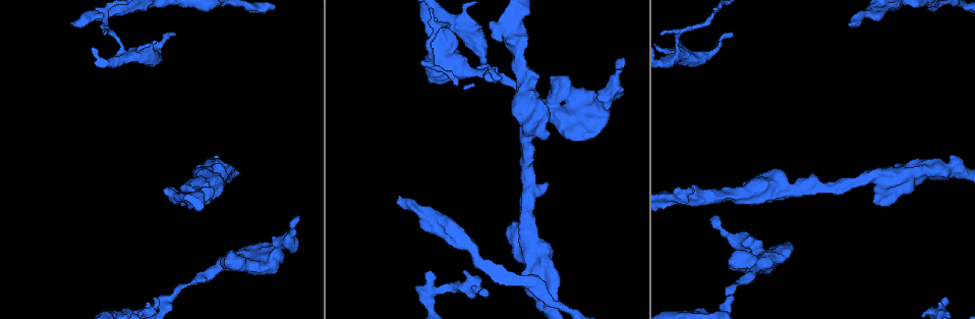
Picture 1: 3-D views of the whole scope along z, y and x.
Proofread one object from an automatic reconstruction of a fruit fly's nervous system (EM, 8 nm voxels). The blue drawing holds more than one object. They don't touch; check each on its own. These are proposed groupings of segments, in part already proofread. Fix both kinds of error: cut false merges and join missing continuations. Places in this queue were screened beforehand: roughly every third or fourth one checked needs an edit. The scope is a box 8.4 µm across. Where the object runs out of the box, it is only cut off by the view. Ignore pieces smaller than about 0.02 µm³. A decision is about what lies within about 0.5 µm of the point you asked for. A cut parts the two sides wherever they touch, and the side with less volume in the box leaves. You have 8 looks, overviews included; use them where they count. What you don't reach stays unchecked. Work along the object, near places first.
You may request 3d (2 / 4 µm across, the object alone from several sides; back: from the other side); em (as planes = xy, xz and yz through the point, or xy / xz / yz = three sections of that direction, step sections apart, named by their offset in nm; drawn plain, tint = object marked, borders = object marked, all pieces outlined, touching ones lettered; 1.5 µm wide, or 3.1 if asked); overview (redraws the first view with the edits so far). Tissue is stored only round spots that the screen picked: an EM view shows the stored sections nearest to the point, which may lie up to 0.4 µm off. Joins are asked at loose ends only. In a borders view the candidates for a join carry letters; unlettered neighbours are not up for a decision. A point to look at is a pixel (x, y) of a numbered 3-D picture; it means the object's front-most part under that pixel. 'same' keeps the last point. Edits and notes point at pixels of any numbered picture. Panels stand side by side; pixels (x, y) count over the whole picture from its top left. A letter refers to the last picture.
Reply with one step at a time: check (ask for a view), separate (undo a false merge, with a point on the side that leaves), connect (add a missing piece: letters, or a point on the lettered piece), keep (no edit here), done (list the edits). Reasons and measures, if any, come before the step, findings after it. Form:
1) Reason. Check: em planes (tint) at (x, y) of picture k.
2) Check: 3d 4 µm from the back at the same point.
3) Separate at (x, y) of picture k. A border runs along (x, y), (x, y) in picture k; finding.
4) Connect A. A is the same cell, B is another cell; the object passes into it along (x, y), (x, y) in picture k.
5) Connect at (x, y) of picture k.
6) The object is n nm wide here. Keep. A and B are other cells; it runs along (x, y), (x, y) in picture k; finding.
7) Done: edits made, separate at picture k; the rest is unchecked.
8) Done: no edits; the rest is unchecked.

Branch stops here. Check: em planes (borders) at (548, 183) of picture 1.

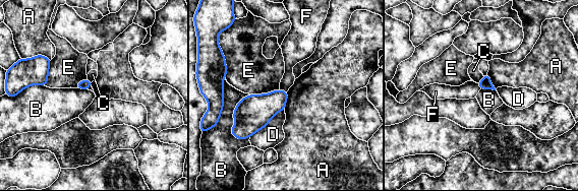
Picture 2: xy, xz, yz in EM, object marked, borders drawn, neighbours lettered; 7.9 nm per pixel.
The longest contact is with B, 380 nm. Keep. A, B, C, D, E and F are other cells; a border runs along (25, 58), (44, 55), (50, 60) in picture 2; no lettered piece goes on from it.

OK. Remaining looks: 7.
Stops while still wide. Check: em xy step 8 (tint) at (181, 204) of picture 1.

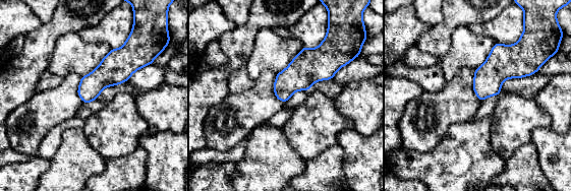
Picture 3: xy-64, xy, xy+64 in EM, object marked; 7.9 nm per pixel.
Check: em planes (borders) at the same point.

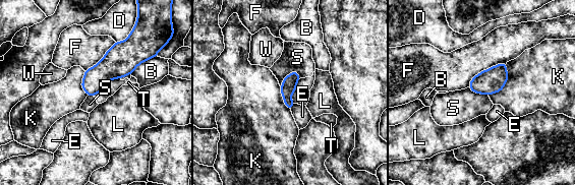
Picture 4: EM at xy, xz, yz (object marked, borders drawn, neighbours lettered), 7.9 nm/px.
Keep. B, D, E, F, K, L, S, T and W are other cells; a border runs along (507, 63), (507, 81), (489, 96) in picture 4; none of them fits.

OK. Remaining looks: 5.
An open end. Check: 3d 4 µm at (622, 60) of picture 1.

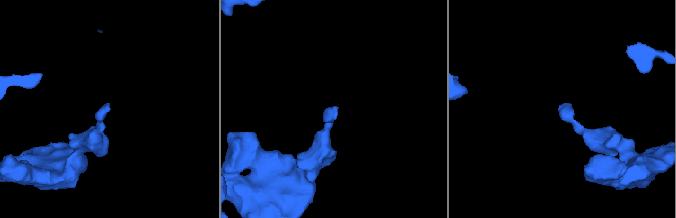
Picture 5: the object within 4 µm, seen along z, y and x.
Need the tissue. Check: em planes (tint) at (336, 107) of picture 5.

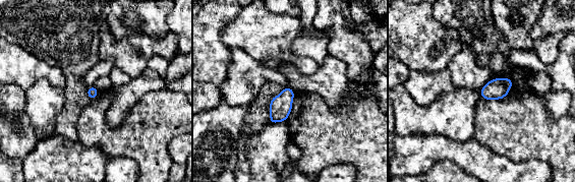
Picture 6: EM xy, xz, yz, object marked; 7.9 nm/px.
See the neighbours. Check: em planes (borders) at the same point.

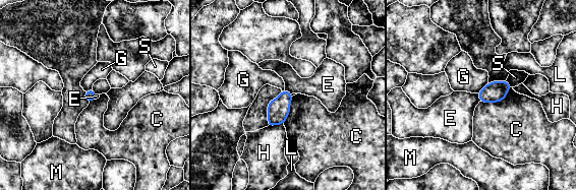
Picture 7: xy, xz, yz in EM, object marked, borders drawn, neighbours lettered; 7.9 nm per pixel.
The longest contact is with C, 280 nm. Keep. C, E, G, H, L, M and S are other cells; no lettered piece goes on from it.

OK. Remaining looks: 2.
Done: no edits; the rest is unchecked.

